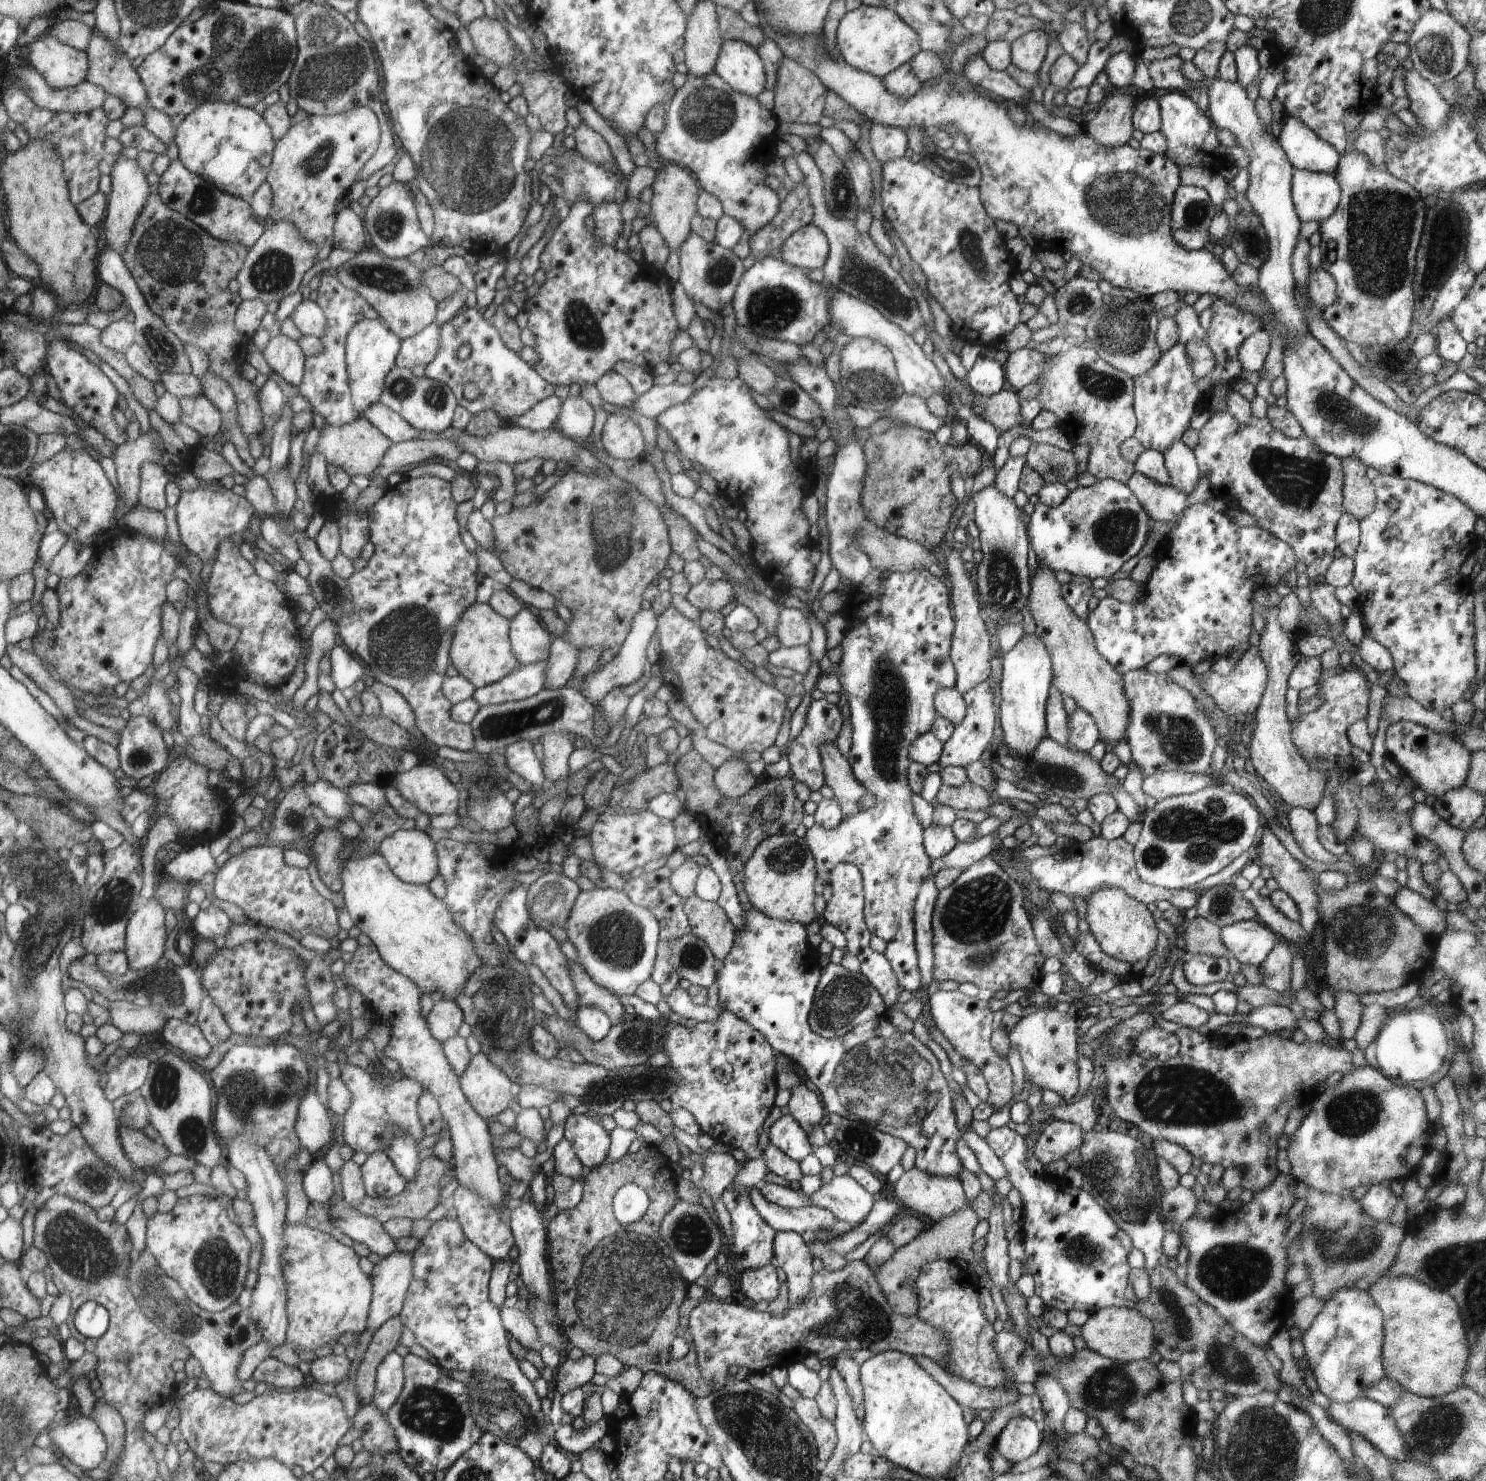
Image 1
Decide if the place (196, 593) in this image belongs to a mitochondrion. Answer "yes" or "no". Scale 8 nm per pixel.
no

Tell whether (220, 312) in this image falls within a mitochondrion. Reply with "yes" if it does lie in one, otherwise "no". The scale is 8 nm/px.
no

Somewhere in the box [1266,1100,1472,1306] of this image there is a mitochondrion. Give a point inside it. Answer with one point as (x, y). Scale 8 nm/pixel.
(1365, 1246)

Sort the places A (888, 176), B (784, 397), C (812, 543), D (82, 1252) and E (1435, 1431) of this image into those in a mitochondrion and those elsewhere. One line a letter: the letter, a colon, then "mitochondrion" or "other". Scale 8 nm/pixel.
A: other
B: mitochondrion
C: other
D: mitochondrion
E: mitochondrion

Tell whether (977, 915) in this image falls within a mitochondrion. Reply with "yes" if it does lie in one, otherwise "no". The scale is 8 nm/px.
yes

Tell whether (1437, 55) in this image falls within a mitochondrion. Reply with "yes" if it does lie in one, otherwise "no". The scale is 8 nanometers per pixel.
yes

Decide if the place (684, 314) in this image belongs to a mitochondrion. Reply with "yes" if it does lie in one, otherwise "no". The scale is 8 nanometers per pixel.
no

